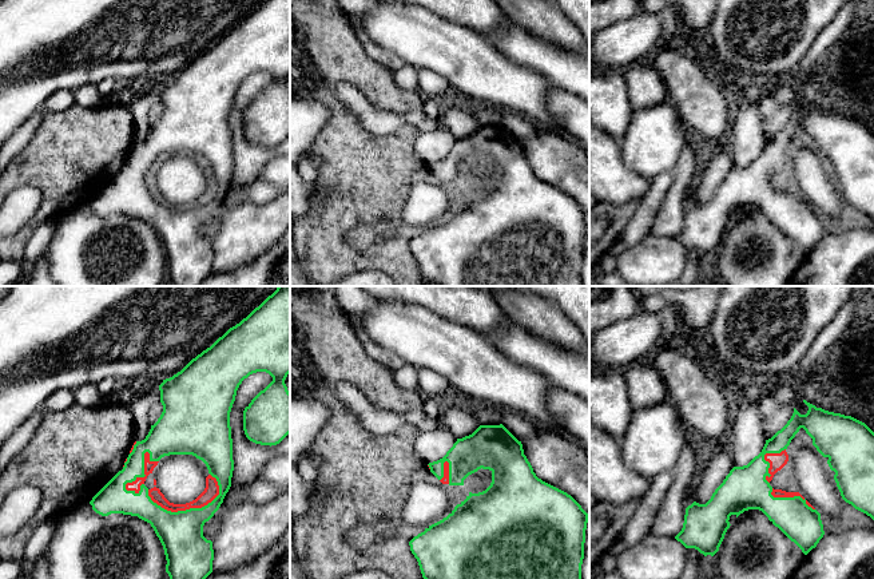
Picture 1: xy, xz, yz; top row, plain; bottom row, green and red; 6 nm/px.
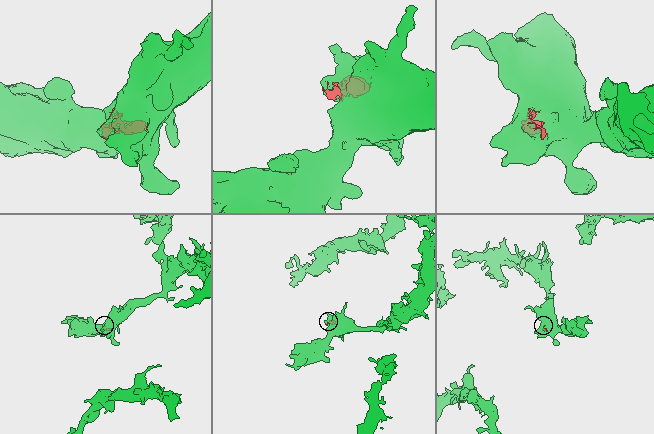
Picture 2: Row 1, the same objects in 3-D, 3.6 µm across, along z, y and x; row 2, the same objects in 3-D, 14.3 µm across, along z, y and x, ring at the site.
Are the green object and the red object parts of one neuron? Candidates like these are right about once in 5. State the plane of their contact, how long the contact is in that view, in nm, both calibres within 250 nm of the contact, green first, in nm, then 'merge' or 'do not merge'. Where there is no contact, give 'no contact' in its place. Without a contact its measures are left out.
xy | 440 nm | 280/90 nm | do not merge

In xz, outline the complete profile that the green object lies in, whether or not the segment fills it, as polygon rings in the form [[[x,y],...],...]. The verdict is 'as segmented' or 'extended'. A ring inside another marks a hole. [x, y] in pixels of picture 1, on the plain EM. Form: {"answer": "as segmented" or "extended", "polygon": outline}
{"answer": "as segmented", "polygon": [[[502,124],[480,126],[472,135],[457,139],[442,159],[429,163],[438,181],[444,178],[445,162],[449,163],[449,186],[464,186],[464,181],[481,168],[492,172],[492,183],[482,193],[469,193],[446,218],[409,242],[424,281],[434,286],[583,286],[581,265],[589,214],[571,195],[536,177],[521,142]]]}

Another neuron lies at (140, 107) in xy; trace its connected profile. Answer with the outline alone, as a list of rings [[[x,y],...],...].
[[[159,88],[148,94],[139,95],[130,106],[135,123],[135,142],[146,139],[151,130],[150,110],[155,103],[160,103]]]

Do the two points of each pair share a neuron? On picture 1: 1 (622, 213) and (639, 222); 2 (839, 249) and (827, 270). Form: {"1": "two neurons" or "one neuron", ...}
{"1": "two neurons", "2": "one neuron"}

